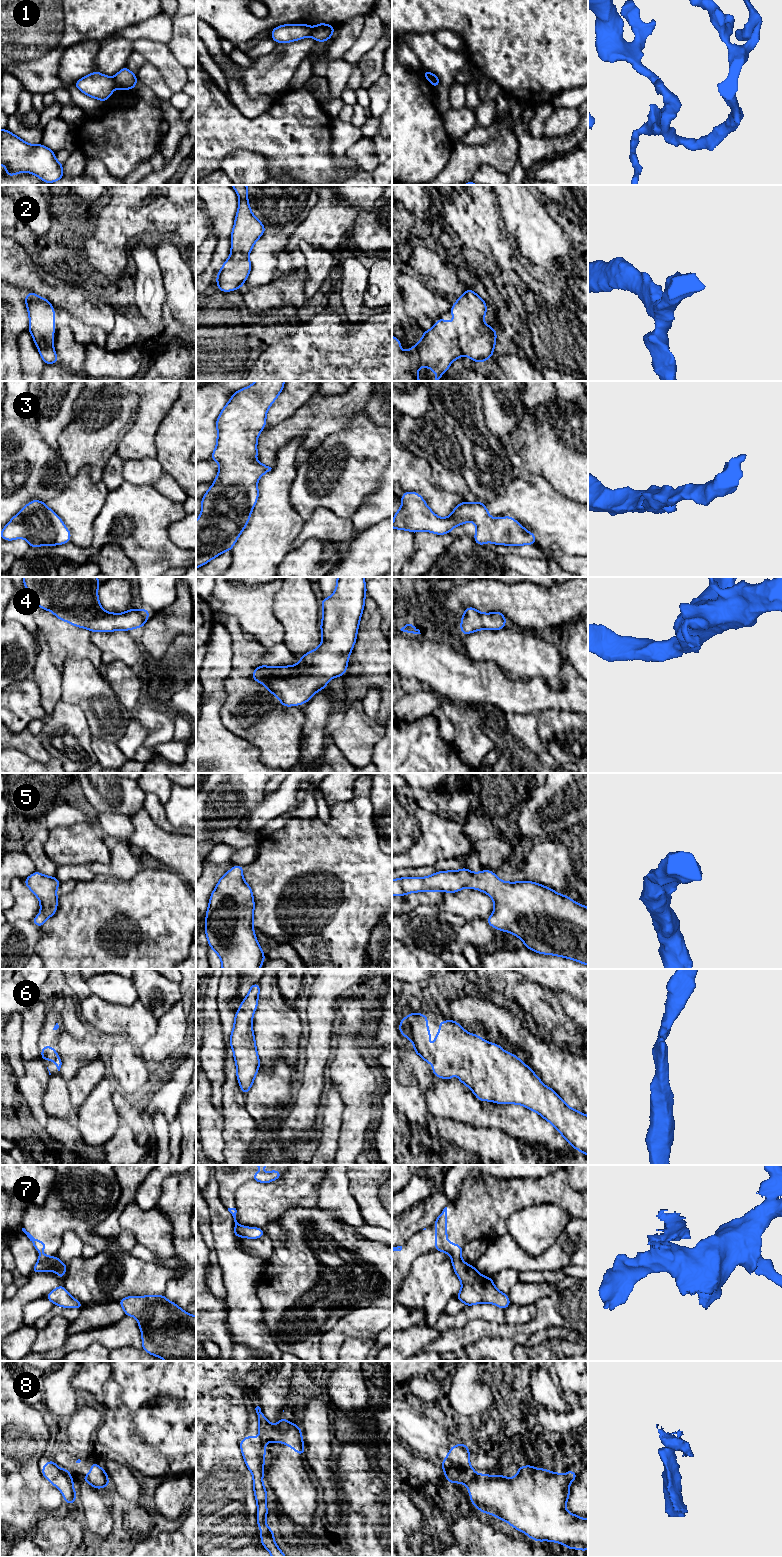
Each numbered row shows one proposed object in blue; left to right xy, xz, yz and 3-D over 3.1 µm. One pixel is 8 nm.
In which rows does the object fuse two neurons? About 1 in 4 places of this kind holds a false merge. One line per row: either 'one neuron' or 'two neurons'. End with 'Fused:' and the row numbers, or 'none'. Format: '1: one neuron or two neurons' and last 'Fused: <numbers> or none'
1: two neurons
2: one neuron
3: one neuron
4: one neuron
5: one neuron
6: one neuron
7: two neurons
8: two neurons
Fused: 1, 7, 8

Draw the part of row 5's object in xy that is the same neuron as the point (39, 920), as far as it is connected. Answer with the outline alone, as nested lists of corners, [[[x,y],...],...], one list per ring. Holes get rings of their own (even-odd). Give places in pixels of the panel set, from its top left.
[[[35,871],[23,881],[40,901],[40,914],[31,921],[41,928],[45,921],[57,911],[58,897],[56,890],[61,882],[56,877],[46,876],[38,871]]]

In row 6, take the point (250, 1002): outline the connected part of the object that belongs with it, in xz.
[[[259,983],[250,986],[247,996],[236,1011],[234,1027],[230,1035],[230,1046],[233,1050],[237,1069],[236,1077],[244,1095],[249,1092],[260,1067],[252,1028],[253,1014],[258,1006],[259,992]]]

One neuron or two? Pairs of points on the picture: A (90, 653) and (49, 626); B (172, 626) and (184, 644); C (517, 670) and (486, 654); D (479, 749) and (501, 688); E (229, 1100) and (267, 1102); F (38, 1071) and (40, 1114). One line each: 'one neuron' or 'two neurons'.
A: one neuron
B: two neurons
C: one neuron
D: two neurons
E: two neurons
F: one neuron

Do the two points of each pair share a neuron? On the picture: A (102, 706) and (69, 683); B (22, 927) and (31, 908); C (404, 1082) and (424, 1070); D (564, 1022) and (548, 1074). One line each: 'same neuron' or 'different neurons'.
A: same neuron
B: different neurons
C: same neuron
D: different neurons

